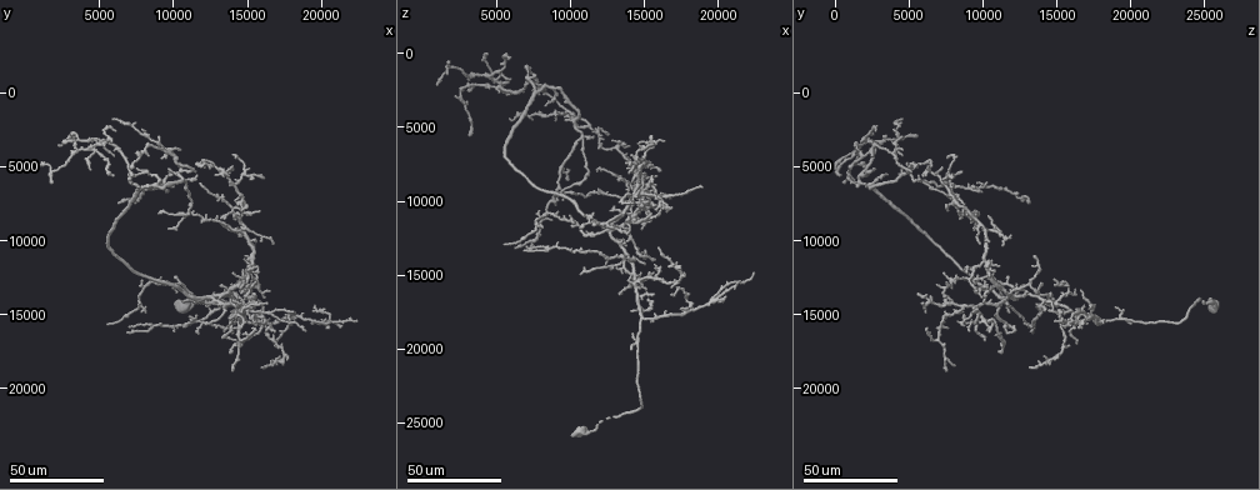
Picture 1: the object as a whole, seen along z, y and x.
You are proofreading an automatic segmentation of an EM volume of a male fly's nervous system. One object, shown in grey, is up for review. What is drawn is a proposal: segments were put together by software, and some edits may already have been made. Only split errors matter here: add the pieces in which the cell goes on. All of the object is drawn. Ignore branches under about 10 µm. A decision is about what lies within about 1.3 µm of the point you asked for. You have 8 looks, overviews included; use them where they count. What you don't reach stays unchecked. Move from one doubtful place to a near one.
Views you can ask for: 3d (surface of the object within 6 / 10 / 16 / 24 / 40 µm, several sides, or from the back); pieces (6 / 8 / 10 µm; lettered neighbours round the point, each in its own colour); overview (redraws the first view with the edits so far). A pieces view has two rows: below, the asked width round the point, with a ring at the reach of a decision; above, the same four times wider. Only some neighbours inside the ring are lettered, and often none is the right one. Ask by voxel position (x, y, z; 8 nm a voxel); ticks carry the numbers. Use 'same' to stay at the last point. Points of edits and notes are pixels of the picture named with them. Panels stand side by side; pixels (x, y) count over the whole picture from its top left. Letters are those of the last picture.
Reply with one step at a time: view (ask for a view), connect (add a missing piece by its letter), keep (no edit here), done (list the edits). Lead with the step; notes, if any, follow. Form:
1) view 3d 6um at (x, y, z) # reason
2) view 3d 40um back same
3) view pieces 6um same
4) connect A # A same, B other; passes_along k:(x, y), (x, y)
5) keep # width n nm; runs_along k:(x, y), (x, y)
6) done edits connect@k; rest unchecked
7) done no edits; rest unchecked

view 3d 40um at (16800, 10200, 9800) # free end

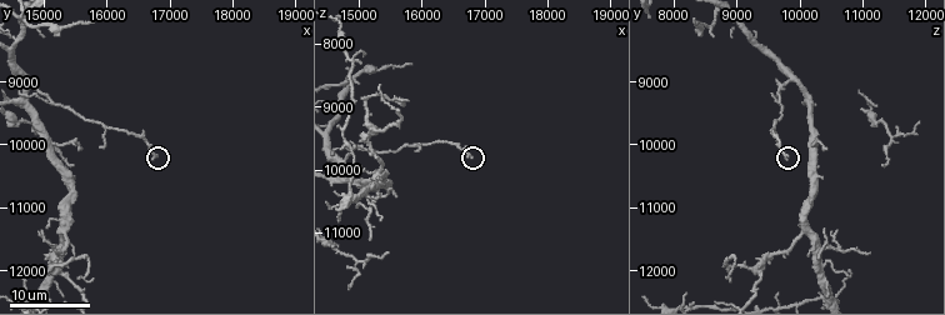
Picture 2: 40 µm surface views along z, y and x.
view pieces 10um at (16800, 10200, 9800)

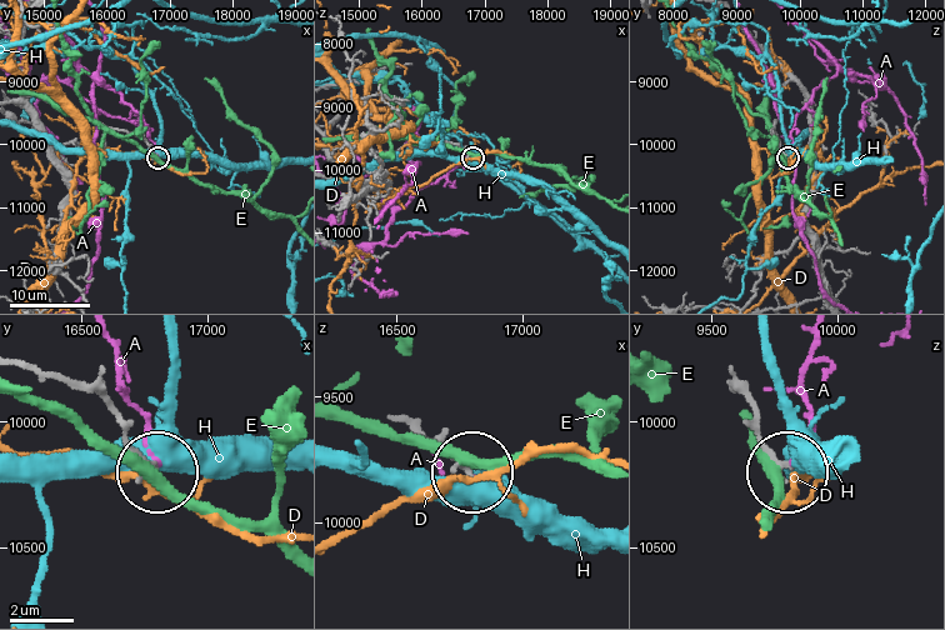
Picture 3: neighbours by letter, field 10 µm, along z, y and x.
keep # width 170 nm; A other, D other, E other, H other; runs_along 3:(731, 385), (790, 469); none of them fits

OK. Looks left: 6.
view 3d 24um at (10200, 12600, 11800) # stops while still wide

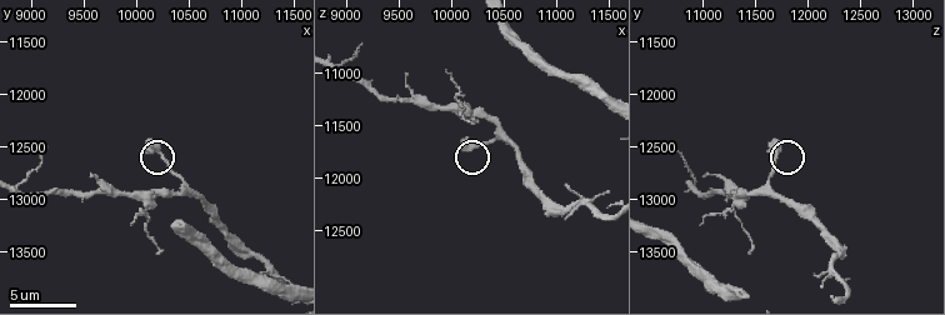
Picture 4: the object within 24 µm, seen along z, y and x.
view pieces 6um at (10140, 12480, 11680)

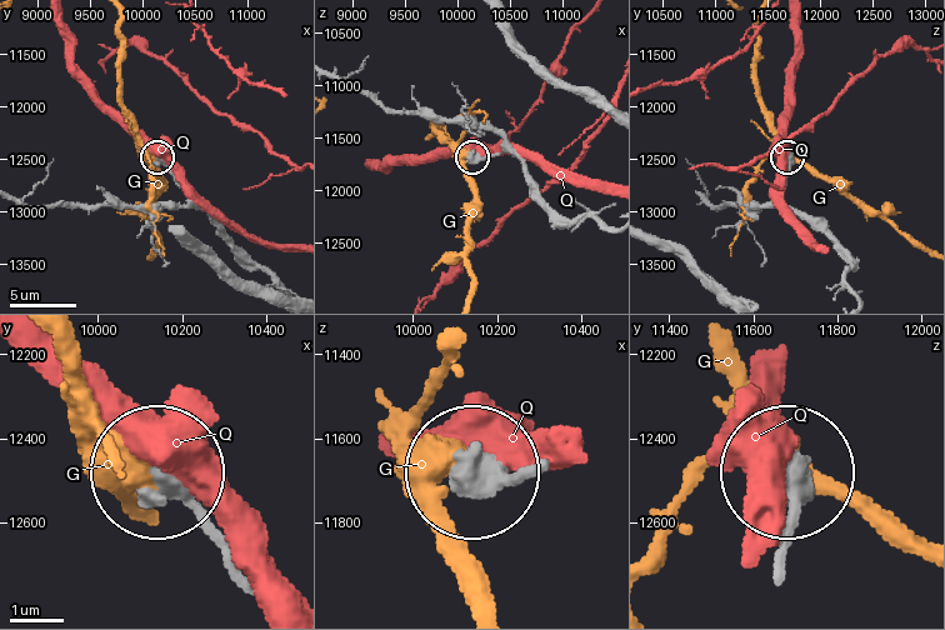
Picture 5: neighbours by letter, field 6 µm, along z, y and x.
keep # G other, Q other; none of them fits

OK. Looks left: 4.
view 3d 40um at (15800, 12800, 14000) # long arm stops here

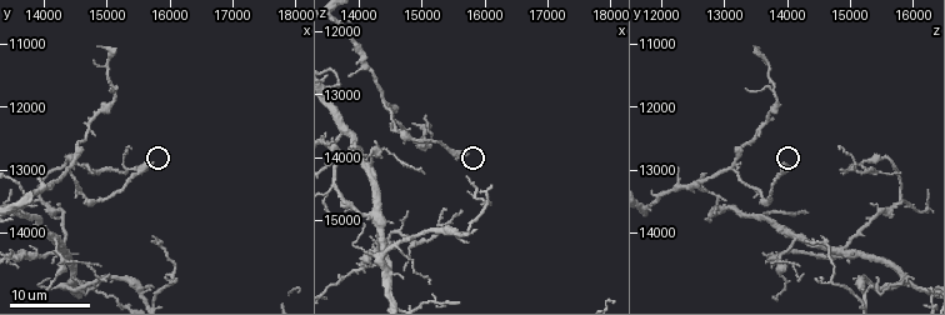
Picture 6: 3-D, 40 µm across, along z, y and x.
view pieces 10um at (15650, 12900, 13950) # what lies round it

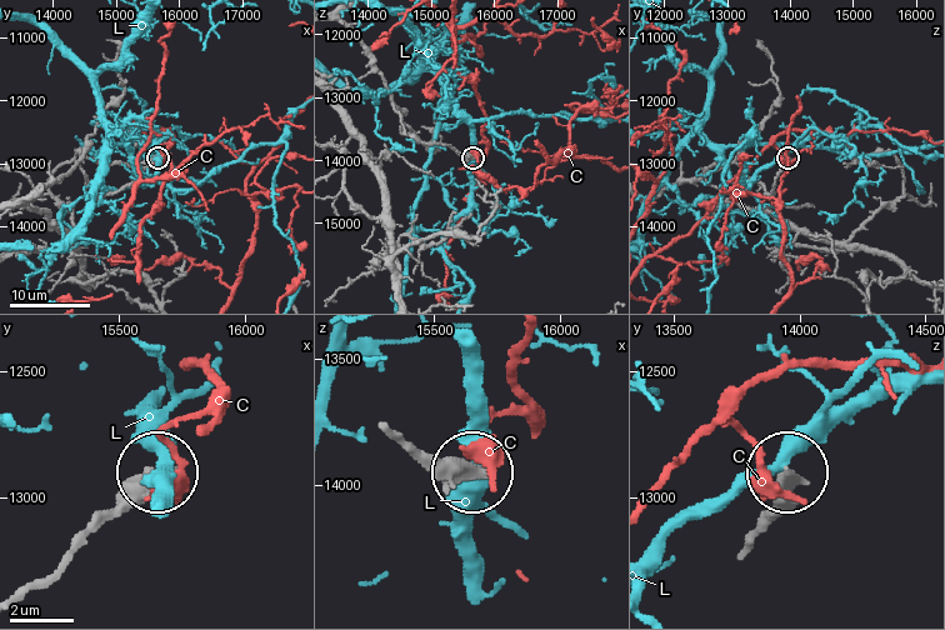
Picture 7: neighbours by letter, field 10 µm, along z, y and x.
keep # width 320 nm; C other, L other; no lettered piece goes on from it

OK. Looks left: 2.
view 3d 40um at (15400, 13200, 16600) # branch stops here

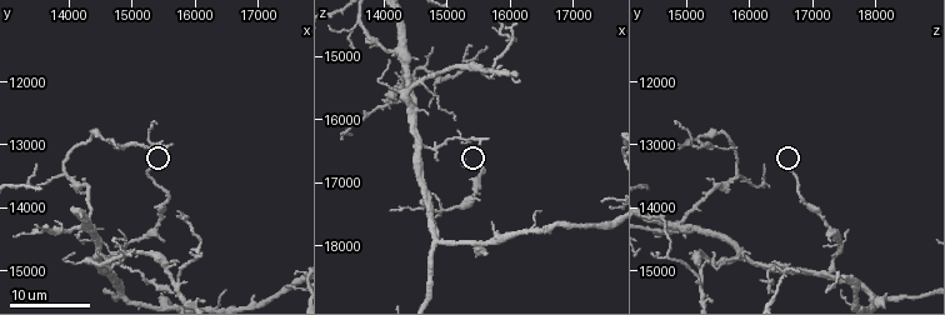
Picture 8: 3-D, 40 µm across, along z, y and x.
view pieces 6um at (15300, 13450, 16600)

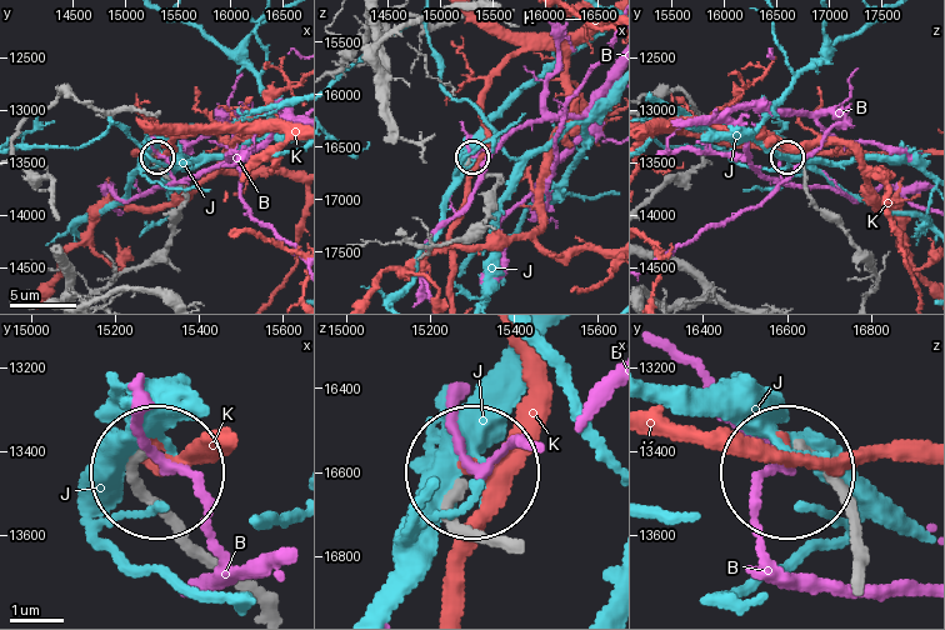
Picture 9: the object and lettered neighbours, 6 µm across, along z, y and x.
keep # B other, J other, K other; runs_along 9:(520, 543), (466, 529), (453, 503), (461, 480); none of them fits

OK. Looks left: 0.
done no edits; rest unchecked

